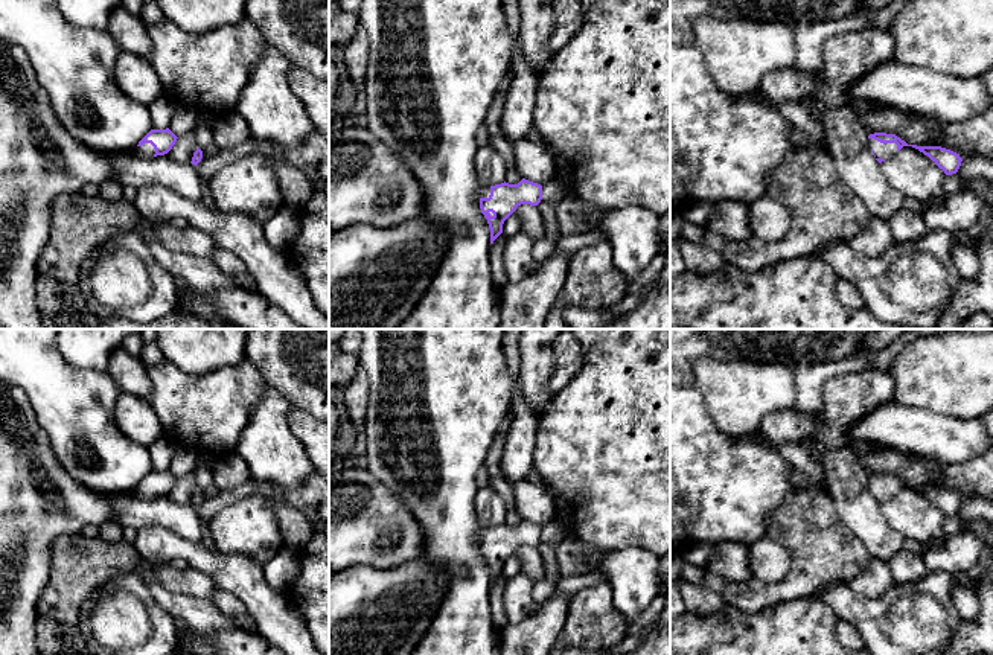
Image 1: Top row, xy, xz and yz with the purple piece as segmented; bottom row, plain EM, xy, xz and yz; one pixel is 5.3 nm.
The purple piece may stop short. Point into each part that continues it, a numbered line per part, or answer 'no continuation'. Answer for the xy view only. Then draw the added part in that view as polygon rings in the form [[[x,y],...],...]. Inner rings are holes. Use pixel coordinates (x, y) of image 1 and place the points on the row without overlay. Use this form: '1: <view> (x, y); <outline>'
1: xy (146, 491); [[[145,484],[145,486],[142,486],[142,487],[137,487],[137,489],[136,489],[136,494],[137,494],[139,497],[143,497],[143,498],[154,498],[155,490],[154,490],[154,487],[152,487],[151,484]]]

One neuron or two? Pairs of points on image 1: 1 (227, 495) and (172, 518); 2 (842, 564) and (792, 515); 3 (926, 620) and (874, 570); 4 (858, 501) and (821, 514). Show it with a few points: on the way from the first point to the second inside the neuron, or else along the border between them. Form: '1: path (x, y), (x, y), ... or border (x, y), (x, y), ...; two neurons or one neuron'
1: border (194, 508), (203, 520); two neurons
2: path (830, 552), (804, 526); one neuron
3: border (893, 582), (876, 597), (855, 593); two neurons
4: border (827, 491), (839, 518), (858, 538); two neurons

